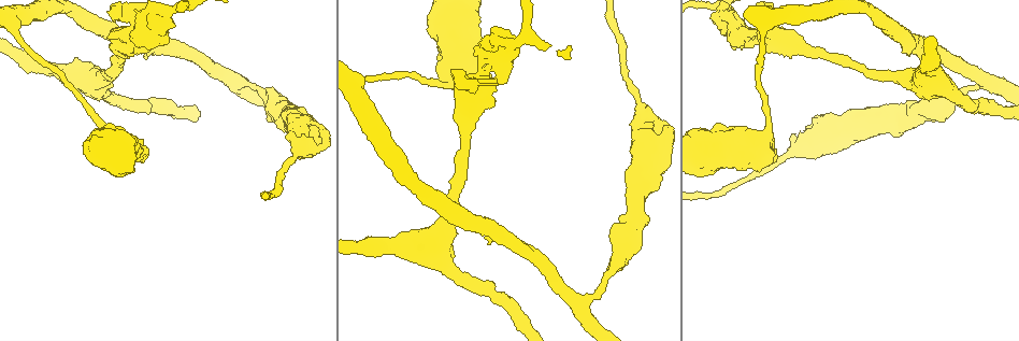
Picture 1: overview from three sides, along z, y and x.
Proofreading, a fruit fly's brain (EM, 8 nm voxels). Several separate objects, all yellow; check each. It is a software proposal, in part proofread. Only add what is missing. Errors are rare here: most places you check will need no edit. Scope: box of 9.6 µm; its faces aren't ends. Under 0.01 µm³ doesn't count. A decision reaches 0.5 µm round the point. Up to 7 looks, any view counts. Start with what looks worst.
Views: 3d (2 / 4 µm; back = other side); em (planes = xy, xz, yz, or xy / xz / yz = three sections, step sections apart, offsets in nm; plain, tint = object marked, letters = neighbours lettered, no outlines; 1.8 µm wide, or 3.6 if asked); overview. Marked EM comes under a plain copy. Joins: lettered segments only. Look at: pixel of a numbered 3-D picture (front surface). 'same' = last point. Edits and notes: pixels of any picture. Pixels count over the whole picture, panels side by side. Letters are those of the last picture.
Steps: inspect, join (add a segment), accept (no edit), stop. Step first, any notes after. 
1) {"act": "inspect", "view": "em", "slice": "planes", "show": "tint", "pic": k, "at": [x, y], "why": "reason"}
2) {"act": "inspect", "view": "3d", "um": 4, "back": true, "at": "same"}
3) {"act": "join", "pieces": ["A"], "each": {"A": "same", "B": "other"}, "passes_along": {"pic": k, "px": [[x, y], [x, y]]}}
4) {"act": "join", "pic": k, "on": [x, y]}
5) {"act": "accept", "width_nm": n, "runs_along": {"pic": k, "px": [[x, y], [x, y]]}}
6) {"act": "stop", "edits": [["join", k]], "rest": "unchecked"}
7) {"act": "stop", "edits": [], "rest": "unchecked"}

{"act": "inspect", "view": "3d", "um": 4, "pic": 1, "at": [451, 74], "why": "free end"}

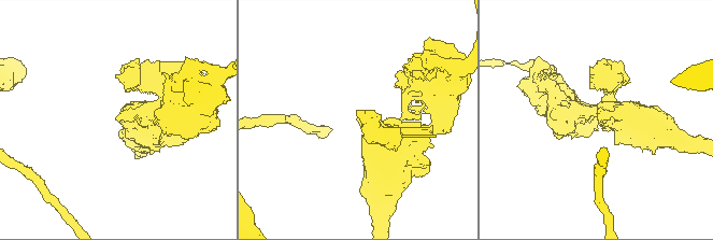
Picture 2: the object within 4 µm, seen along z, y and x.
{"act": "inspect", "view": "em", "slice": "planes", "show": "letters", "pic": 2, "at": [117, 118]}

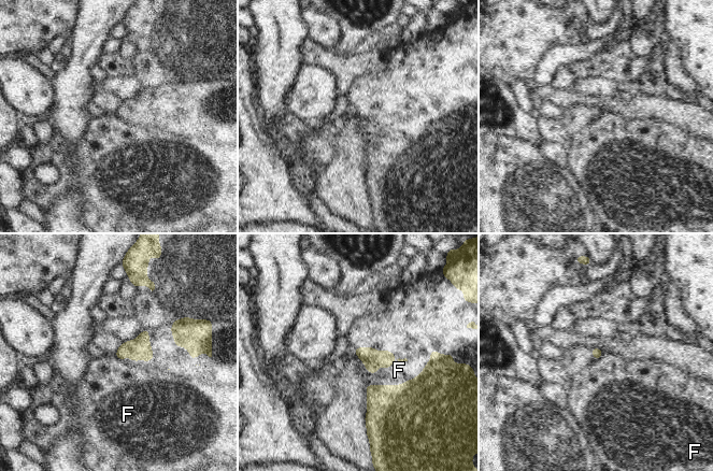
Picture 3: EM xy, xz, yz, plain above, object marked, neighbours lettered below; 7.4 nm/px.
{"act": "accept", "each": {"F": "other"}, "border": {"pic": 3, "px": [[429, 351], [424, 368], [399, 384]]}, "found": "no lettered segment goes on from it"}

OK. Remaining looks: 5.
{"act": "inspect", "view": "3d", "um": 4, "pic": 1, "at": [144, 158], "why": "free end"}

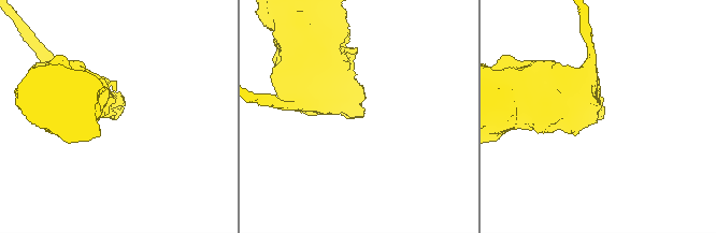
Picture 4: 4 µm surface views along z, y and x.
{"act": "inspect", "view": "em", "slice": "xy", "step": 4, "show": "letters", "pic": 4, "at": [358, 115], "why": "need the tissue"}

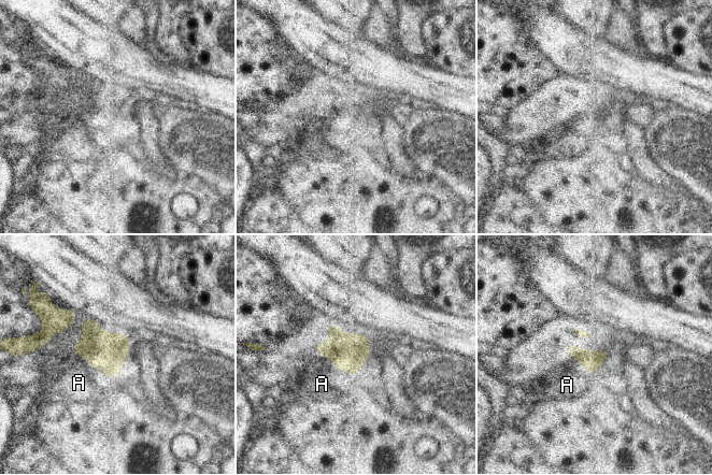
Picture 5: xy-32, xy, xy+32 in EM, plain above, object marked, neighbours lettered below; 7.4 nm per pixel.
{"act": "inspect", "view": "em", "slice": "planes", "show": "letters", "at": "same", "why": "another direction"}

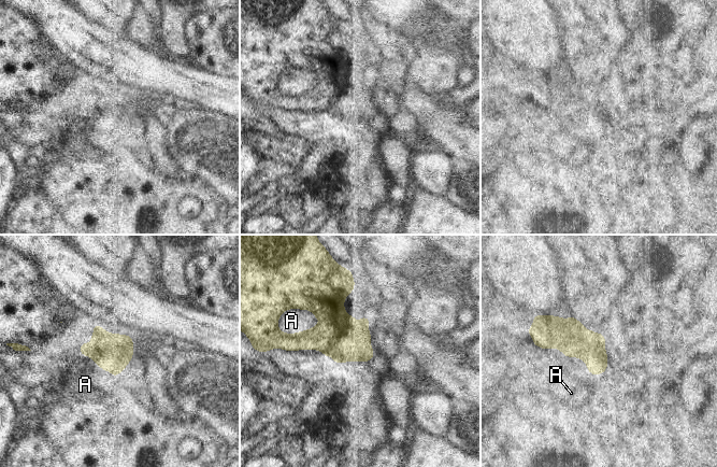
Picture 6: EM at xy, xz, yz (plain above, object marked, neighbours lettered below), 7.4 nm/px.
{"act": "accept", "width_nm": 220, "each": {"A": "other"}, "border": {"pic": 6, "px": [[320, 320], [306, 329], [289, 334]]}, "found": "none of them fits"}

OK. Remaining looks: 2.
{"act": "inspect", "view": "em", "slice": "xy", "step": 4, "show": "tint", "pic": 1, "at": [234, 80], "why": "a fork"}

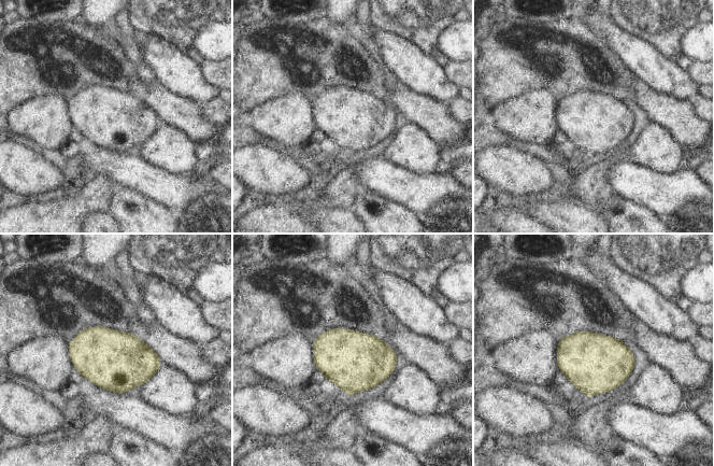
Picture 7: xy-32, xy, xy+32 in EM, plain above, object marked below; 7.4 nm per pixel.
{"act": "inspect", "view": "em", "slice": "xy", "step": 4, "show": "letters", "at": "same"}

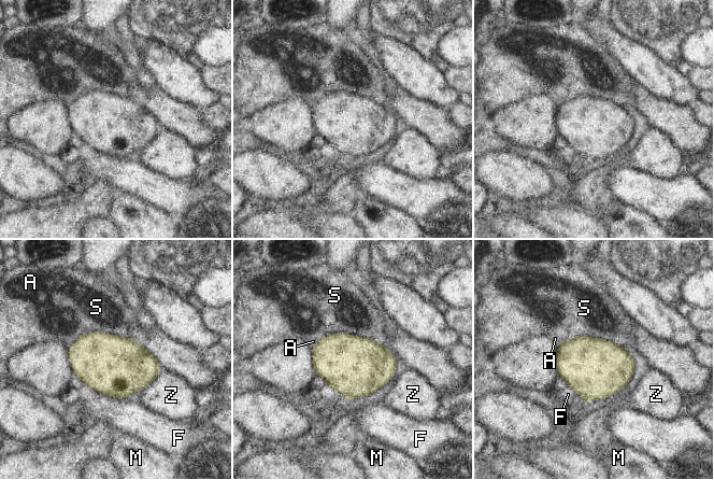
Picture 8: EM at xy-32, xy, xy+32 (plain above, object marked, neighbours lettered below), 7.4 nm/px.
{"act": "accept", "width_nm": 460, "each": {"A": "other", "F": "other", "M": "other", "S": "other", "Z": "other"}, "border": {"pic": 8, "px": [[320, 337], [359, 335], [386, 348]]}, "found": "no lettered segment goes on from it"}

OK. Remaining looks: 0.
{"act": "stop", "edits": [], "rest": "unchecked"}

